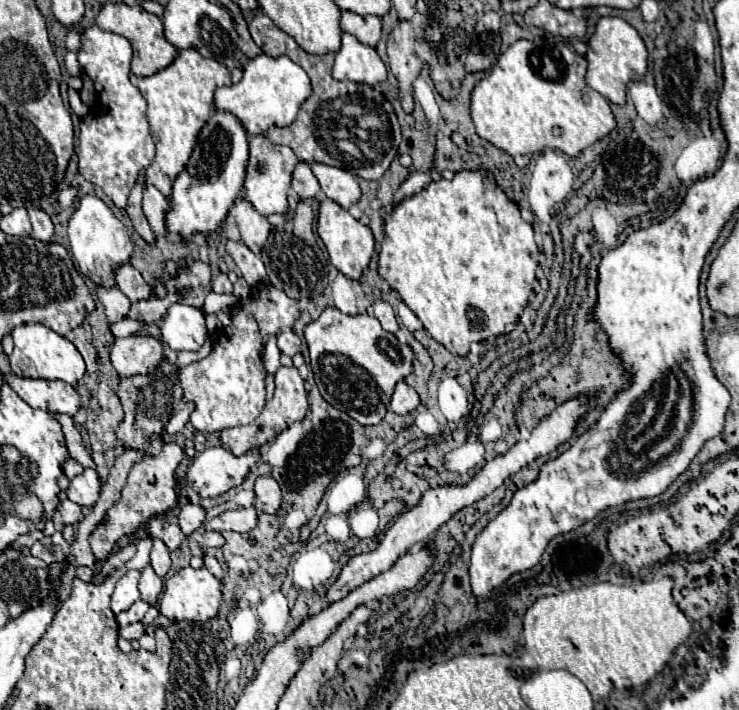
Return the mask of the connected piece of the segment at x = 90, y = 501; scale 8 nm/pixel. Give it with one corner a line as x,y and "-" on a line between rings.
88,468
84,470
84,474
76,476
66,490
68,498
82,508
94,508
98,502
98,492
100,492
98,474
96,470
88,470

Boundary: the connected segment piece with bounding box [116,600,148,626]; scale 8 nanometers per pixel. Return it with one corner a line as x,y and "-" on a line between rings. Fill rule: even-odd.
138,600
138,602
134,602
126,612
118,614
118,616
116,616
116,620
118,620
118,624
120,624
120,626
130,624
130,622
138,622
138,620
142,620
142,618
144,618
146,610
148,610
148,604
146,604
144,600

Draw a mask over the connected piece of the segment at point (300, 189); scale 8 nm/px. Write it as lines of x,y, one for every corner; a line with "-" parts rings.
298,162
296,164
296,168
292,172
292,190
302,200
314,198
318,194
318,190
320,190
318,180
316,180
316,176
312,174
312,170
310,170
310,166
306,162

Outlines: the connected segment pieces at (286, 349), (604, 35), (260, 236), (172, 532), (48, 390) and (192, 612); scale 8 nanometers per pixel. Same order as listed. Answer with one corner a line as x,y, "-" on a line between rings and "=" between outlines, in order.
282,330
278,334
278,348
282,354
294,356
300,352
300,338
292,330
=
602,16
598,18
596,30
588,40
586,84
588,88
600,92
608,102
622,106
626,102
626,84
628,80
644,76
648,66
646,58
648,58
648,52
640,34
626,20
614,18
614,16
=
238,198
234,208
230,210
230,216
234,218
238,230
240,230
240,236
242,236
242,242
254,252
254,254
260,254
268,234
270,234
270,222
264,214
260,214
258,210
254,210
254,206
244,200
244,198
=
168,524
168,526
164,528
162,540
164,540
164,544
168,546
168,550
176,550
176,548
180,546
180,542
184,540
184,534
182,534
182,530
180,530
178,524
=
4,372
4,380
10,384
10,388
30,406
50,410
50,412
64,412
74,416
80,408
80,396
78,392
62,382
62,380
34,380
34,378
22,378
12,372
=
188,566
188,568
178,570
170,578
166,578
166,584
164,584
164,590
160,594
158,606
160,606
160,614
164,614
172,622
180,622
180,620
206,622
206,620
210,620
218,614
220,600
222,600
220,582
206,568
194,570
194,568

